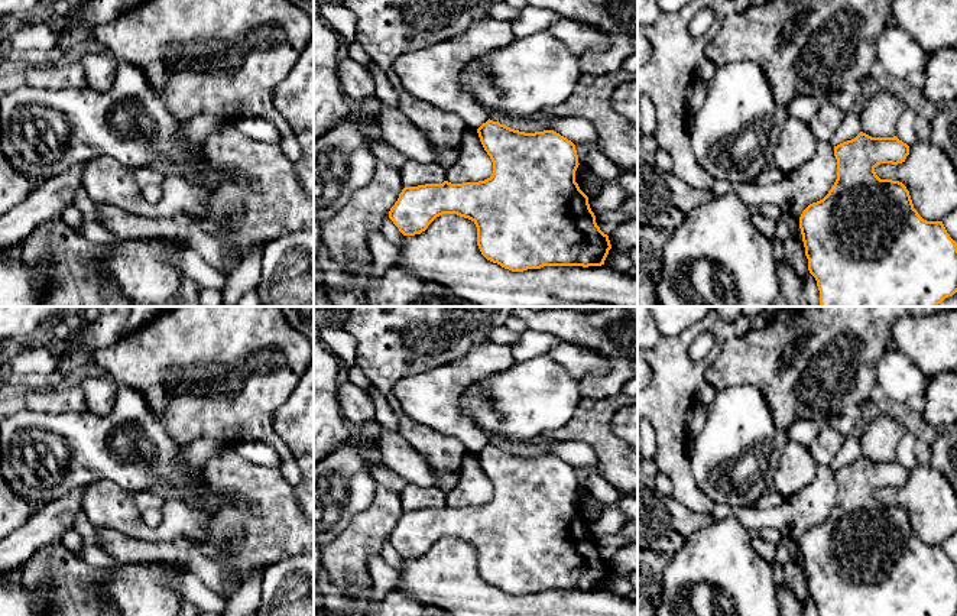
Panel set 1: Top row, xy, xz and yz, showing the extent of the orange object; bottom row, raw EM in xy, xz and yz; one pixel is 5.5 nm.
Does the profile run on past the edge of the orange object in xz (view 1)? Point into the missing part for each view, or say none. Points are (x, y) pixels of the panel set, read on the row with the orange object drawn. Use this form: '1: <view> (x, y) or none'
1: none

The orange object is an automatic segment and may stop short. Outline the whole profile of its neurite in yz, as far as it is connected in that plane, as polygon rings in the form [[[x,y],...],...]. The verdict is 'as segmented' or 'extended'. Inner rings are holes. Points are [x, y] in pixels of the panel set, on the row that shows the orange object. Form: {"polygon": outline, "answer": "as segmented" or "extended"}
{"polygon": [[[863,132],[834,146],[837,179],[828,194],[799,217],[808,270],[817,281],[821,307],[937,307],[957,292],[957,243],[943,221],[924,220],[902,182],[880,179],[875,172],[880,163],[905,162],[908,155],[909,146],[896,136],[872,137]]], "answer": "as segmented"}

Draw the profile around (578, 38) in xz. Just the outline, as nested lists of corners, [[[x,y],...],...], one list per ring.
[[[561,16],[551,23],[548,32],[578,59],[587,55],[588,51],[600,52],[609,48],[609,36],[604,32],[577,19]]]

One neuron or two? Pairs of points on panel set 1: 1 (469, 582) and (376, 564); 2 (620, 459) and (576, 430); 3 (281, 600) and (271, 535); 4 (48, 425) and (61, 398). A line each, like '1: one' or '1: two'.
1: two
2: one
3: two
4: two

